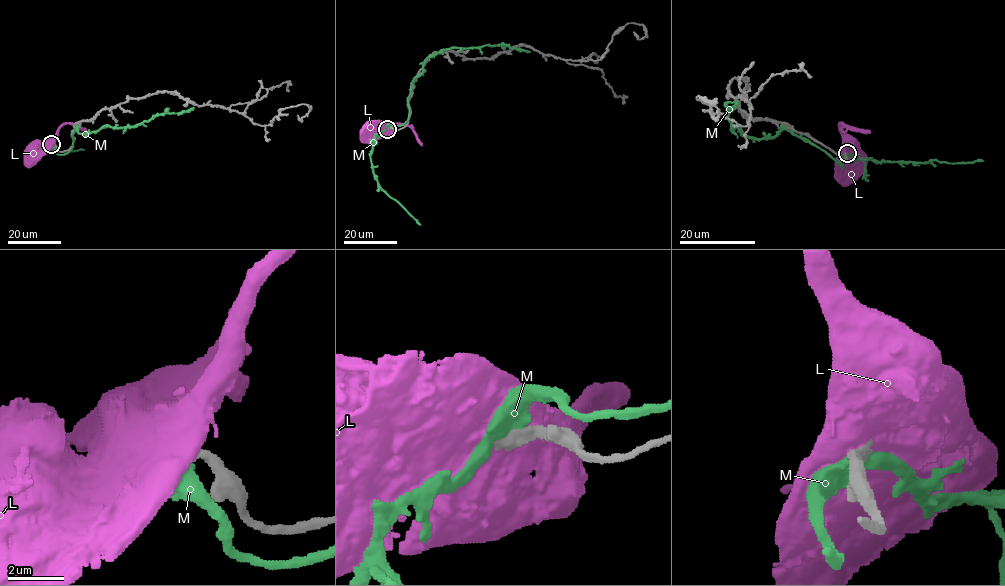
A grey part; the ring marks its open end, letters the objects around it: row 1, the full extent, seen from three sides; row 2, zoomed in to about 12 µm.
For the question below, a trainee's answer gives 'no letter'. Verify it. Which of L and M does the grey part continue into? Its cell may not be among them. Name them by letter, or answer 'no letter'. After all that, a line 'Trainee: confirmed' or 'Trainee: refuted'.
no letter
Trainee: confirmed

